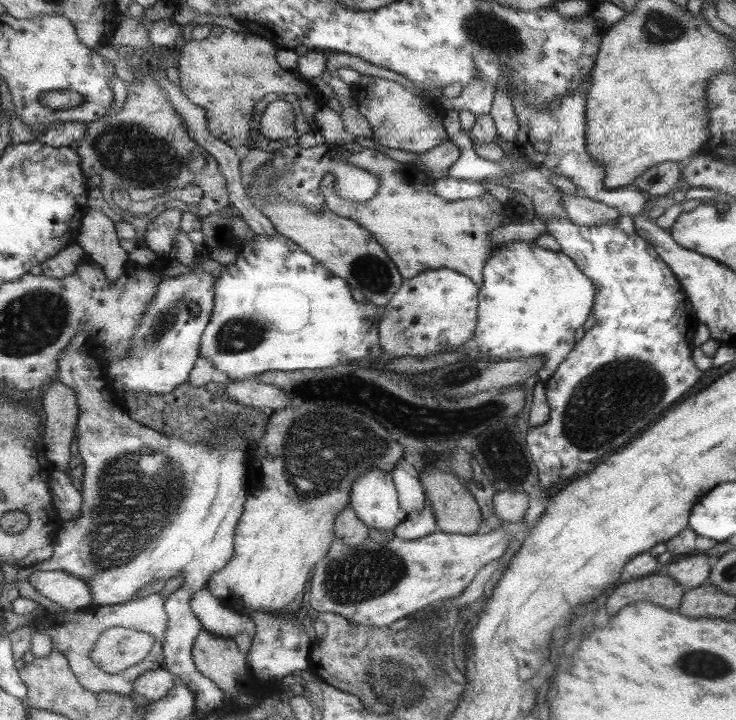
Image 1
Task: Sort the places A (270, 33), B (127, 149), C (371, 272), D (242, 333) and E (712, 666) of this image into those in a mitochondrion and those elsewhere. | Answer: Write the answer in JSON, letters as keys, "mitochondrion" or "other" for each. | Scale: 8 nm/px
{"A":"other","B":"mitochondrion","C":"mitochondrion","D":"mitochondrion","E":"mitochondrion"}

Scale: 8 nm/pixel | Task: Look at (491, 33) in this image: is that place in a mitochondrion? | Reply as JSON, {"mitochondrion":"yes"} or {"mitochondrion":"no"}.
{"mitochondrion":"yes"}

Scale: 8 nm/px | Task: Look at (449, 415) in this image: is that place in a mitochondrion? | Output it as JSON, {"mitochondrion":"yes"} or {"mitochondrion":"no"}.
{"mitochondrion":"no"}

